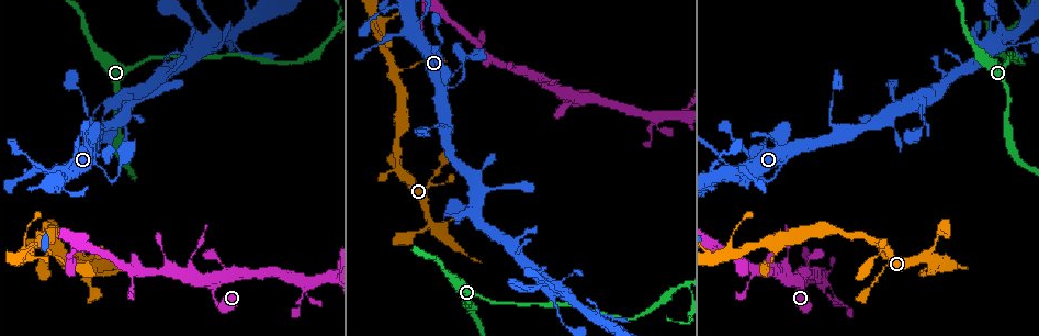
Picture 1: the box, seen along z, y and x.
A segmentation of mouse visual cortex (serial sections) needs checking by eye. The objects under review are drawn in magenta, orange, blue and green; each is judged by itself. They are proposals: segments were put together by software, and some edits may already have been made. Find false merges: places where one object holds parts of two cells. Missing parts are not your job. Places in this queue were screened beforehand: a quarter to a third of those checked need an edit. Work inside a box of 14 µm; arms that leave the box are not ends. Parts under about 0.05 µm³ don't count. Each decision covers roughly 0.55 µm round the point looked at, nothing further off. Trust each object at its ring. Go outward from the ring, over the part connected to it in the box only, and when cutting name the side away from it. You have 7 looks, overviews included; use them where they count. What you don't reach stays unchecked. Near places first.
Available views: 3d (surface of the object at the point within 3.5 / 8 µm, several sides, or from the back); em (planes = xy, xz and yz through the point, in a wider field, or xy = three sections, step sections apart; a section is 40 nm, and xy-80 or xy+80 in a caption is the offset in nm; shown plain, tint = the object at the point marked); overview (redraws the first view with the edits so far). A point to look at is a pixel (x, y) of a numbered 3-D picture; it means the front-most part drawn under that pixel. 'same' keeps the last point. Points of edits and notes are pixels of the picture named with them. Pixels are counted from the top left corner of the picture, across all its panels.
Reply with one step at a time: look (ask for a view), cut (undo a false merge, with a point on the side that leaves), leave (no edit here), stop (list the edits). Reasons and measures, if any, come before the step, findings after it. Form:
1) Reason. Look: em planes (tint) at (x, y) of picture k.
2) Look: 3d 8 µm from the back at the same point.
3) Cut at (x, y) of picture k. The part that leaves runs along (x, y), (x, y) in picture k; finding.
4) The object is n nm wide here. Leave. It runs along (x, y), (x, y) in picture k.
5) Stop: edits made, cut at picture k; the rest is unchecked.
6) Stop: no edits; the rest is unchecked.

Calibre changes. Look: 3d 3.5 µm at (78, 255) of picture 1.

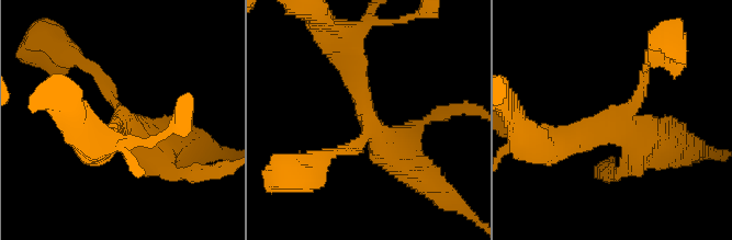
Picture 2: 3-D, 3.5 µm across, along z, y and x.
Look: em xy step 3 (tint) at (613, 130) of picture 2.

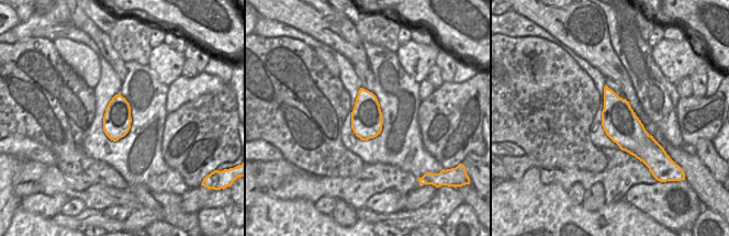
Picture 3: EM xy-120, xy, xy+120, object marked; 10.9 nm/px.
Leave. It runs along (337, 40), (364, 115), (415, 171) in picture 2; one cell here.

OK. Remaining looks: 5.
Four arms meet. Look: 3d 8 µm at (409, 33) of picture 1.

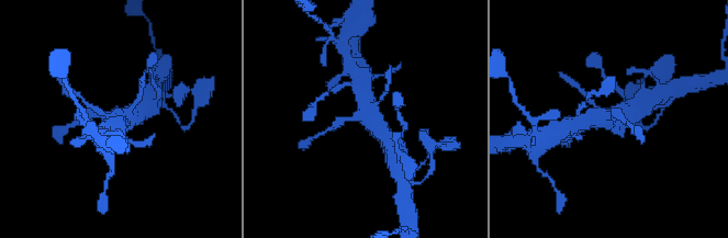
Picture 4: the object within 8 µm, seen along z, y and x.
Look: em xy step 3 (tint) at (608, 118) of picture 4.

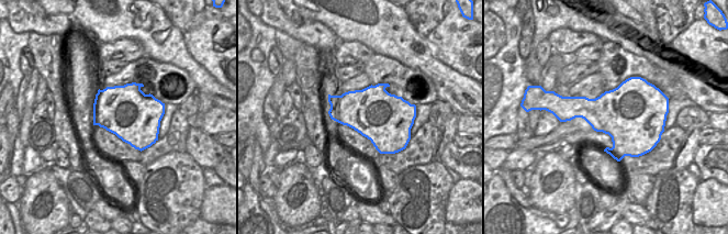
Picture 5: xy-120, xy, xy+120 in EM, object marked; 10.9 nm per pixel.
Cut at (583, 92) of picture 4. Two cells meet here.

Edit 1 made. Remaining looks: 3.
Sharp bend. Look: 3d 8 µm at (329, 39) of picture 1.

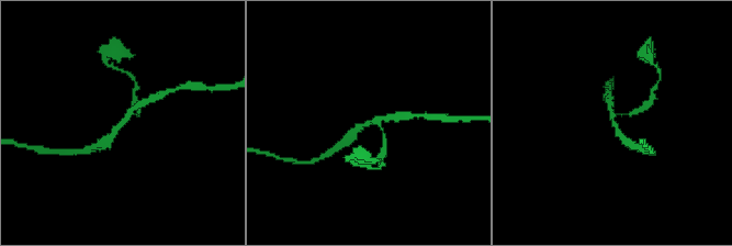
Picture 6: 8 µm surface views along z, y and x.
3 arms meet here; the arms are 100, 200, 250 nm wide; need the tissue. Look: em xy step 2 (tint) at (368, 125) of picture 6.

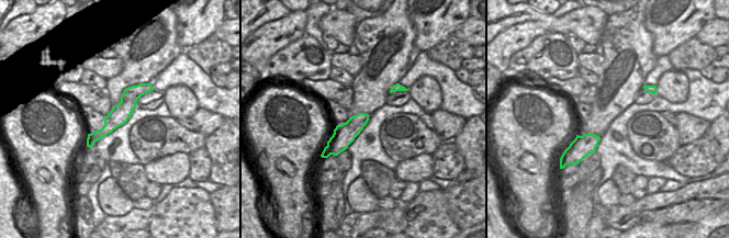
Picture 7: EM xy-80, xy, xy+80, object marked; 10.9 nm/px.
The object is 240 nm wide here. Cut at (635, 111) of picture 6. A border runs along (121, 100), (136, 101) in picture 7; two cells meet here.

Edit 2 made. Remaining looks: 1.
Stop: edits made, cut at picture 4, cut at picture 6; the rest is unchecked.

